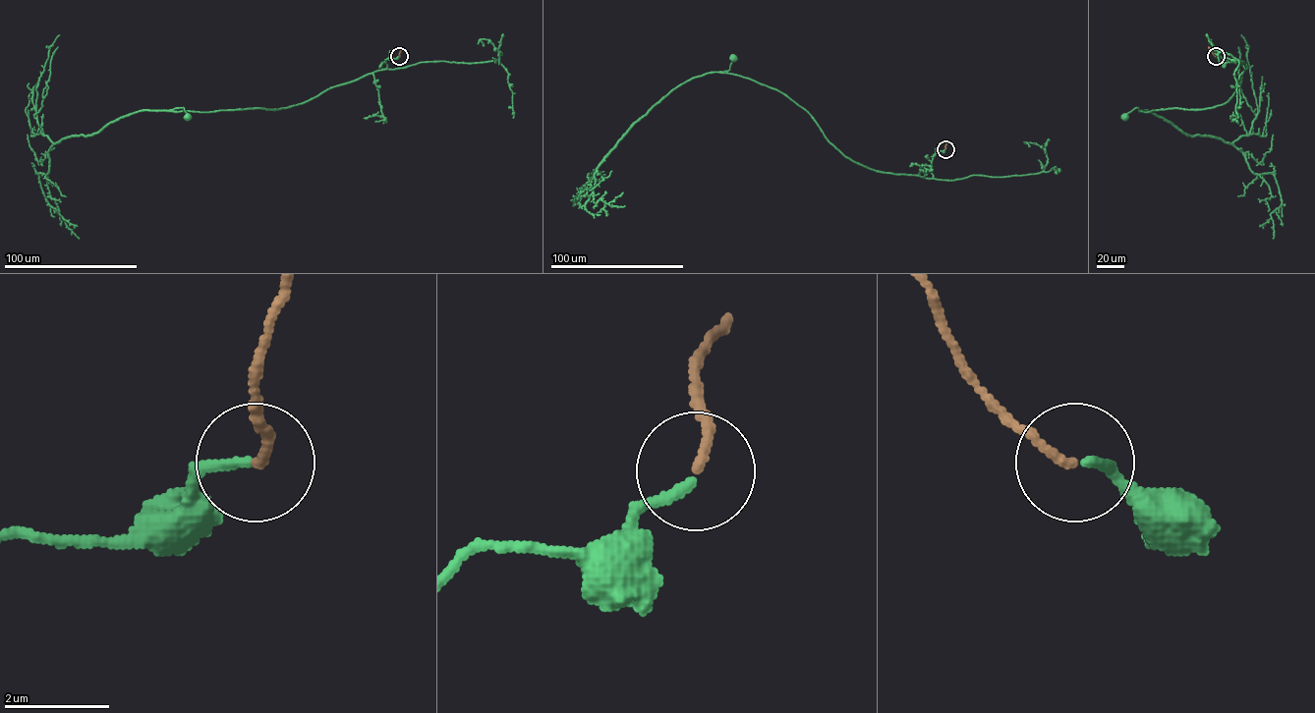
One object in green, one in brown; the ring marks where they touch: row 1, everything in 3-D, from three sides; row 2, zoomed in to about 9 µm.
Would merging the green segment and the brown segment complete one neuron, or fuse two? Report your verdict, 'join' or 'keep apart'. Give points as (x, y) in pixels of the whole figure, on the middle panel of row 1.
join

